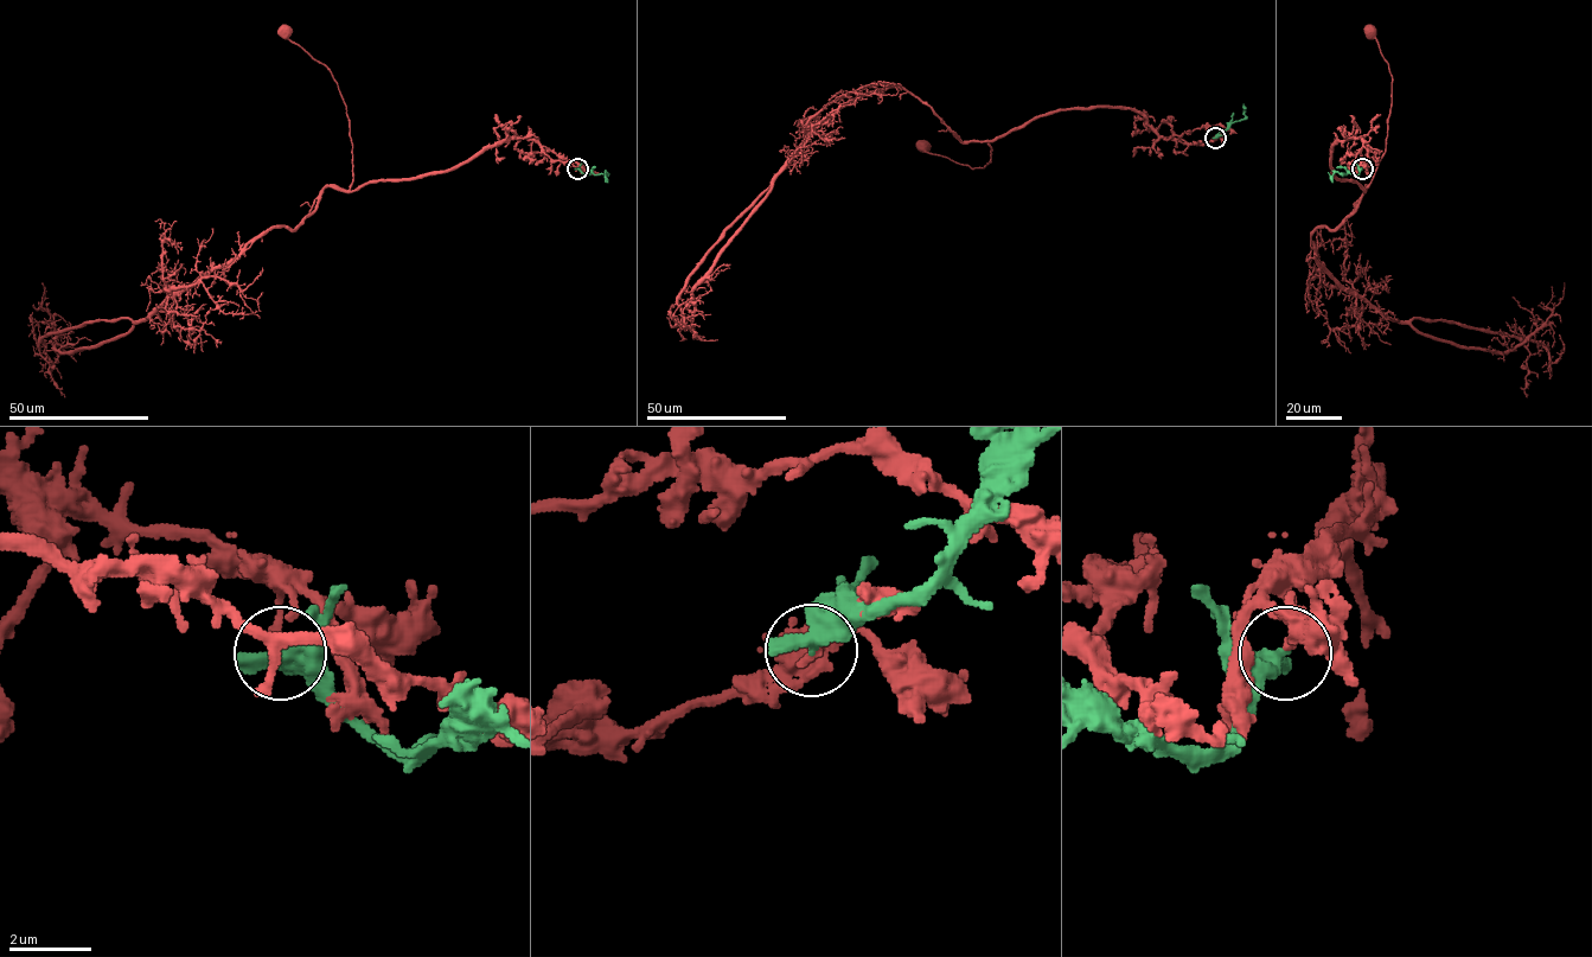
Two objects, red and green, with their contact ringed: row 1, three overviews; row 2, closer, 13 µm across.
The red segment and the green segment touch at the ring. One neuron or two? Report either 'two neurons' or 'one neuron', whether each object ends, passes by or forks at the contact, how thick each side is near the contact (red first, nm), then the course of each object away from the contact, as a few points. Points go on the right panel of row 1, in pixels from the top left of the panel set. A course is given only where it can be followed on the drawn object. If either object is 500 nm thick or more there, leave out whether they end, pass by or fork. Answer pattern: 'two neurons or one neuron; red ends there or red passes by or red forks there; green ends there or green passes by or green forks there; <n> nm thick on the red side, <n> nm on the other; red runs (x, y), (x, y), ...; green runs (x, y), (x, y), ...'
two neurons; 200 nm thick on the red side, 500 nm on the other; red runs (1362, 167), (1360, 138), (1332, 146), (1331, 165), (1364, 191), (1386, 147), (1392, 78), (1369, 31); green runs (1362, 168), (1357, 174), (1335, 172), (1331, 183)

